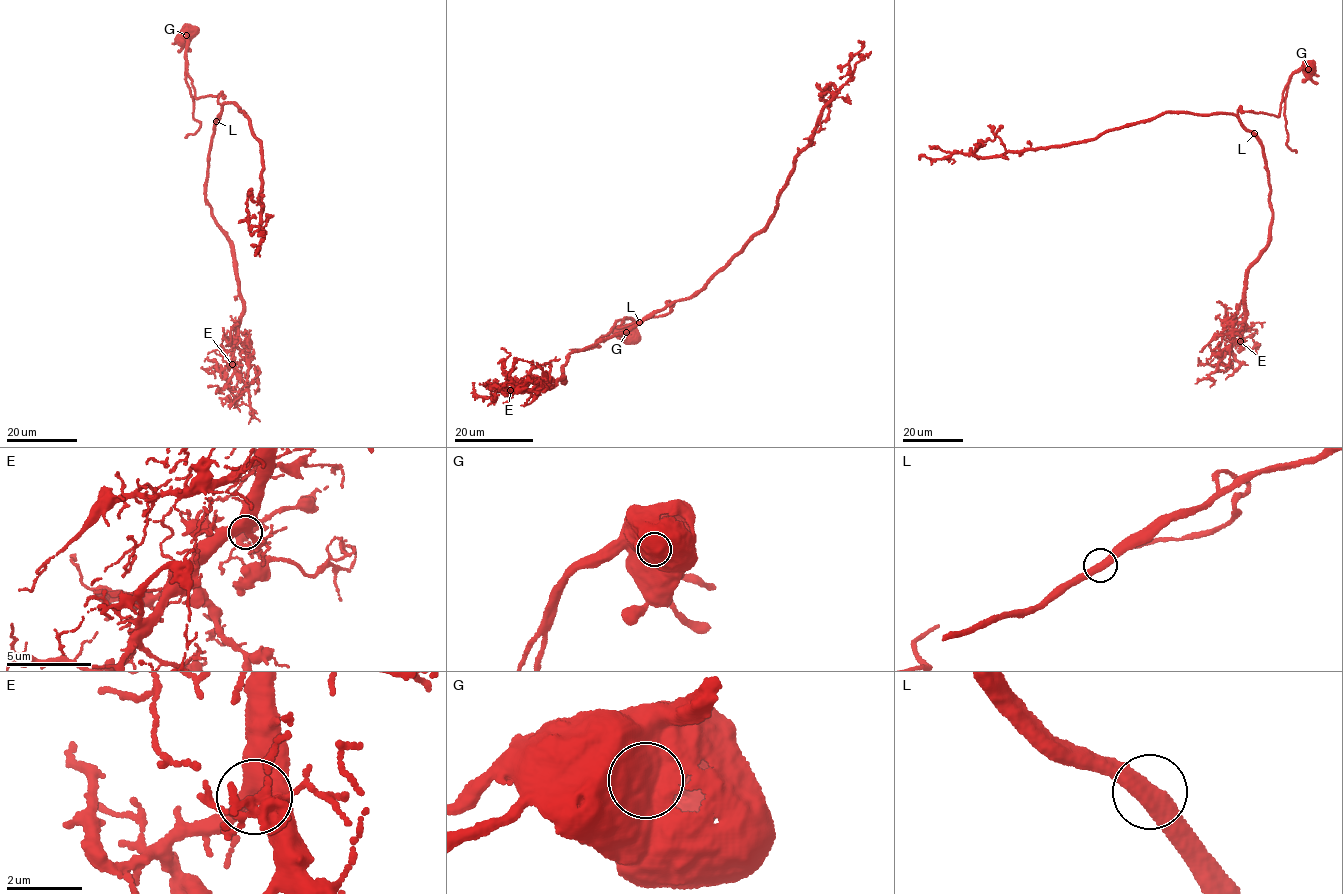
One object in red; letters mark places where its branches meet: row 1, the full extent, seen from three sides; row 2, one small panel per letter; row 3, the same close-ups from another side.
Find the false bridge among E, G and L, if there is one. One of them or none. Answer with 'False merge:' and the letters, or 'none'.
False merge: G

